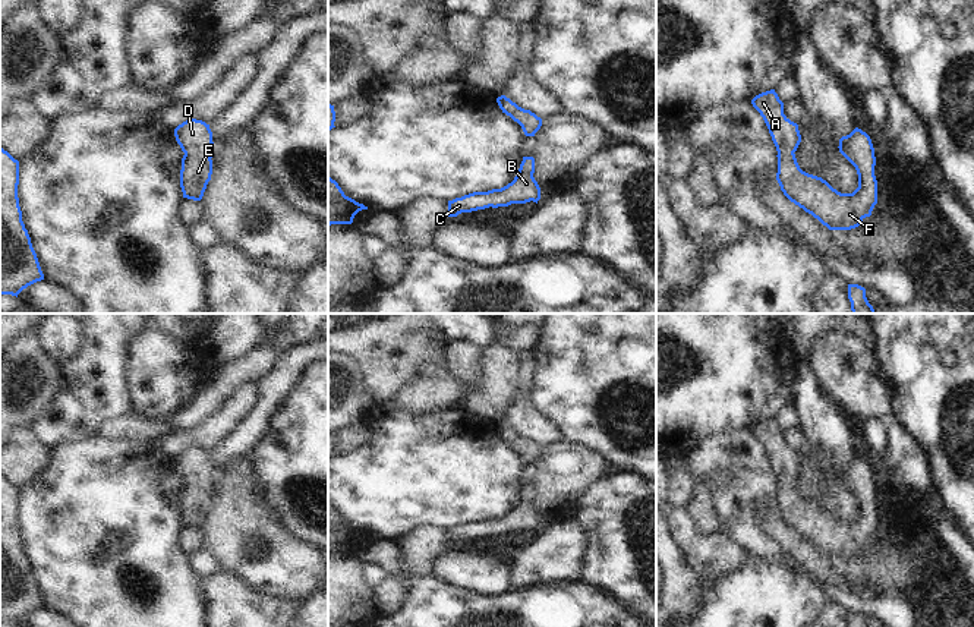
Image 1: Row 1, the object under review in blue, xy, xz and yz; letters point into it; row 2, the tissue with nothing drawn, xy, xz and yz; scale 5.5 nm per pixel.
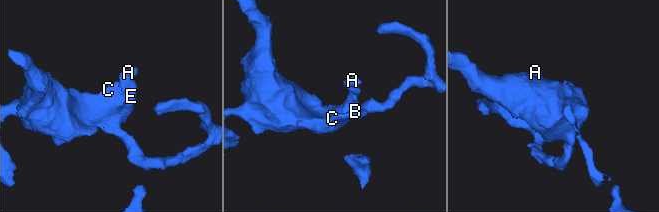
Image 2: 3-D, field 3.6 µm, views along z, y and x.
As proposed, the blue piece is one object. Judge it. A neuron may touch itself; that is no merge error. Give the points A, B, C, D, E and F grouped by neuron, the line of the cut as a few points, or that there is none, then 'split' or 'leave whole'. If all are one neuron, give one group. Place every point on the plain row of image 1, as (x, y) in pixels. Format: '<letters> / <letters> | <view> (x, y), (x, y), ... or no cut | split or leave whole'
A B C D E F | no cut | leave whole

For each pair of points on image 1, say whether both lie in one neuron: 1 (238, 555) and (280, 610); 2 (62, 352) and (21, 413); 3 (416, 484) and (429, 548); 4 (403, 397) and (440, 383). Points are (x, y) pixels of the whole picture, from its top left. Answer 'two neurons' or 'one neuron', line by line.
1: two neurons
2: two neurons
3: two neurons
4: one neuron

